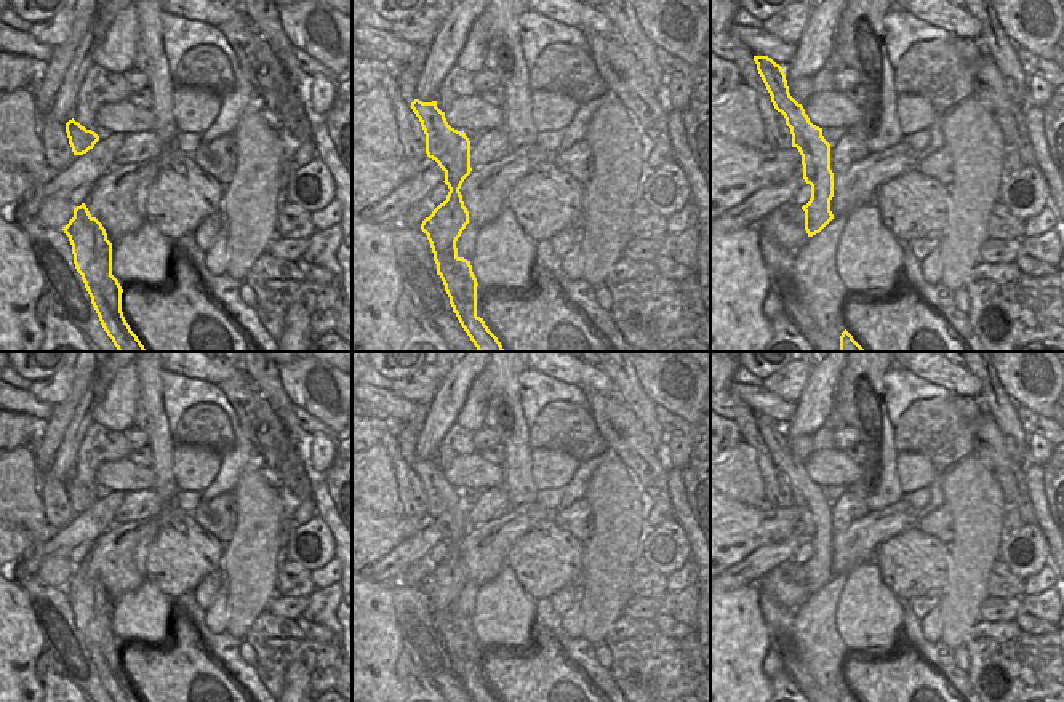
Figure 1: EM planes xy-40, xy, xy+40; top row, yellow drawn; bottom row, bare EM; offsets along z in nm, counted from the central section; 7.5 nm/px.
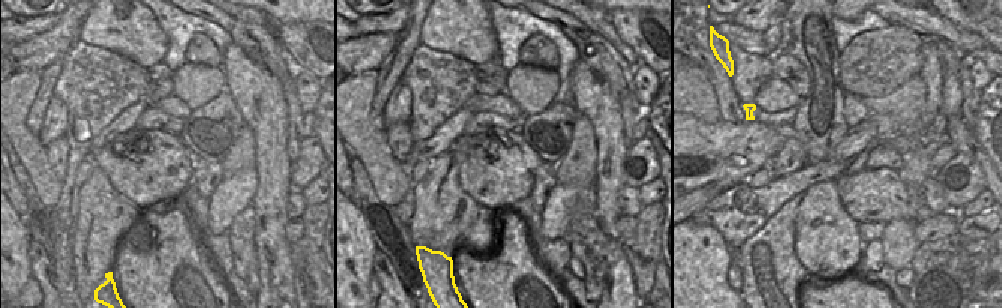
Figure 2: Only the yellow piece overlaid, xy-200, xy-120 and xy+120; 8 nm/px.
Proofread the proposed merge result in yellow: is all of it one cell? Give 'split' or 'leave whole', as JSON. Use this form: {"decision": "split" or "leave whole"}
{"decision": "leave whole"}

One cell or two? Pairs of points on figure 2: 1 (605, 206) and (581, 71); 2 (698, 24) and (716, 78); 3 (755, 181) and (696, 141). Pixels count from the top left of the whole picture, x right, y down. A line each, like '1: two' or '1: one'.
1: one
2: one
3: two

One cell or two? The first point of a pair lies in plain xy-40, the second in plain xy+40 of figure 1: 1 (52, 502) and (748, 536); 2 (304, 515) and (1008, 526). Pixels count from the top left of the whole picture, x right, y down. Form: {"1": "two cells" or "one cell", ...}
{"1": "two cells", "2": "one cell"}

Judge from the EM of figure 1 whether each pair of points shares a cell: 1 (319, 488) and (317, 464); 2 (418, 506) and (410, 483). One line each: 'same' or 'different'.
1: different
2: same

